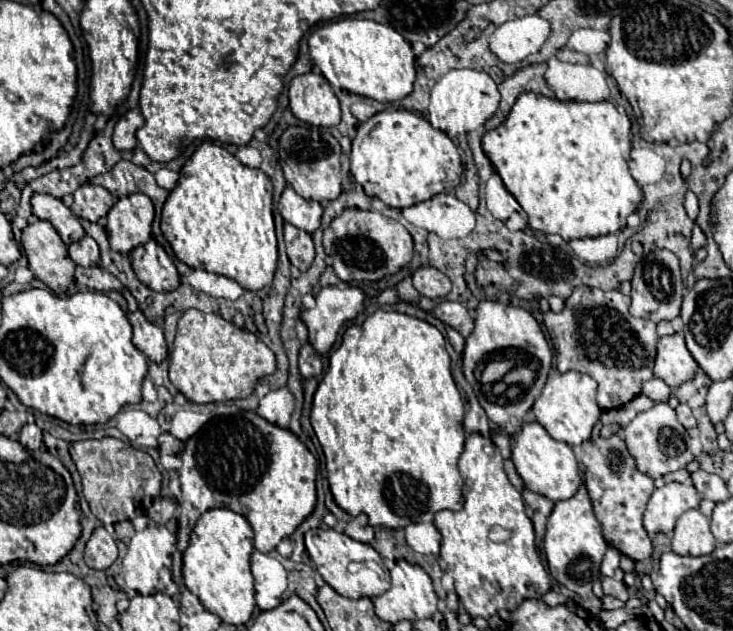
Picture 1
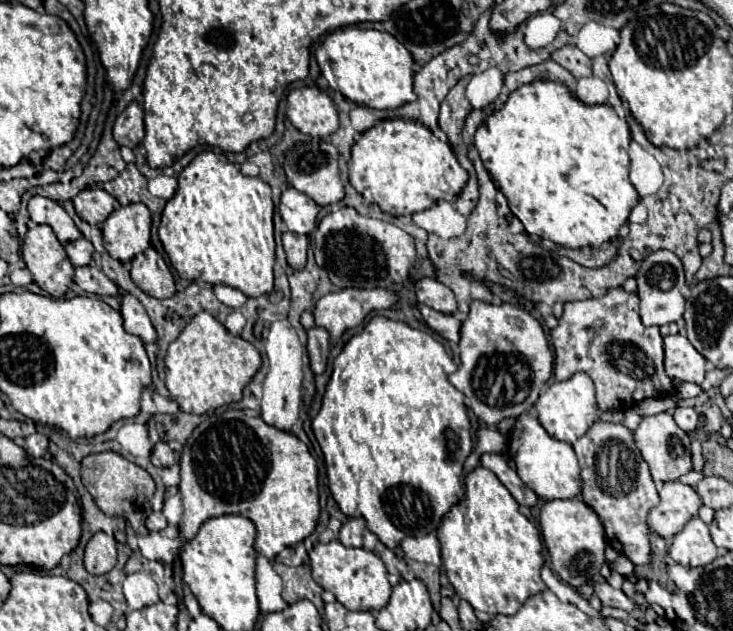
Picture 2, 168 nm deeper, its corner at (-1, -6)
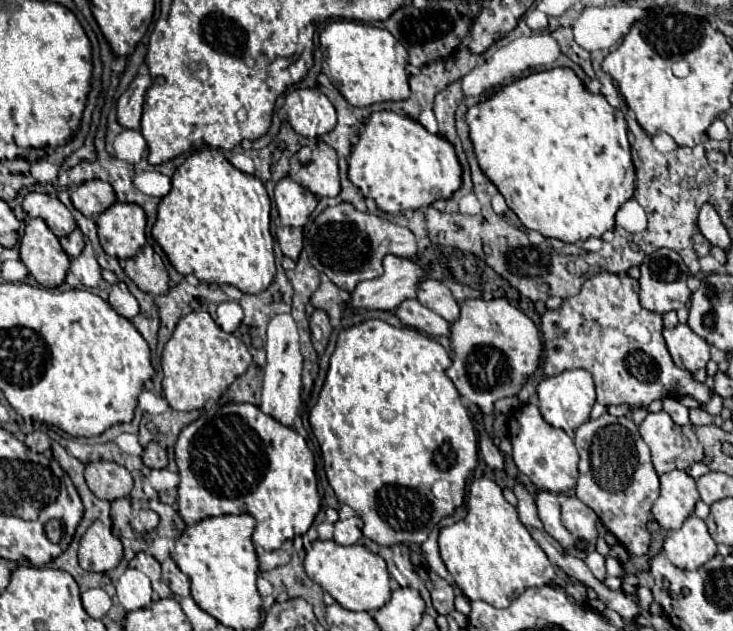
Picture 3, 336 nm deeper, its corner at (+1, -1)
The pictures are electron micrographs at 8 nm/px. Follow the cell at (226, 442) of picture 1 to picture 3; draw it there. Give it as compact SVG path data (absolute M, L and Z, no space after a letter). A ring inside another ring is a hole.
M227 403L213 413L189 423L177 439L175 457L181 479L177 505L179 515L187 525L195 525L205 517L249 513L257 521L253 543L265 551L273 551L279 549L283 541L307 533L315 515L319 513L321 499L317 491L315 461L307 441L295 429L281 425L251 403Z

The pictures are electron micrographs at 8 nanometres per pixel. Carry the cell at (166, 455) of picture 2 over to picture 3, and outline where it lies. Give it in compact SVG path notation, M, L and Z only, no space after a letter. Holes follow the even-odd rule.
M151 441L147 447L145 447L145 453L143 453L143 463L151 469L165 469L167 467L167 453L165 449L157 443L157 441Z

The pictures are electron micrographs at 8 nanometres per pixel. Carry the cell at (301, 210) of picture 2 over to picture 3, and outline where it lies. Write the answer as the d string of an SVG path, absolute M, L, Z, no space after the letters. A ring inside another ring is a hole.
M283 177L275 185L273 197L281 223L289 227L303 227L309 215L317 207L317 197L307 187L301 187L297 181L293 181L291 177Z

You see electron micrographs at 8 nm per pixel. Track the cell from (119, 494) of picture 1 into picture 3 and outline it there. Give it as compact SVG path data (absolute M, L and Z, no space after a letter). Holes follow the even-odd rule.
M95 461L85 467L85 481L89 489L105 501L129 497L133 489L133 479L127 469L111 461Z

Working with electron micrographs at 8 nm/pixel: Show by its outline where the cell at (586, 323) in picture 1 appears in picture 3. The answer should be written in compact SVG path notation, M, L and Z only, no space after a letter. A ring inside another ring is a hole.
M597 273L589 277L581 291L575 297L569 297L563 301L563 305L557 311L545 311L541 315L541 333L543 333L543 373L547 377L559 375L567 369L587 369L593 375L595 387L597 387L597 403L601 405L627 405L631 409L647 407L655 399L663 397L693 397L699 407L689 409L689 419L693 425L711 425L713 415L705 411L705 403L711 399L711 389L693 379L691 371L679 369L667 347L665 339L661 335L663 321L661 315L655 311L645 309L639 303L639 281L629 277L627 273Z

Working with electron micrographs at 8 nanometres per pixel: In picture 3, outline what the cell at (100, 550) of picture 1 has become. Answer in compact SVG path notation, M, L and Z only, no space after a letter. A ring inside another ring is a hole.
M93 521L93 525L85 531L79 543L79 565L85 571L107 573L119 565L123 559L121 539L111 533L101 521Z

